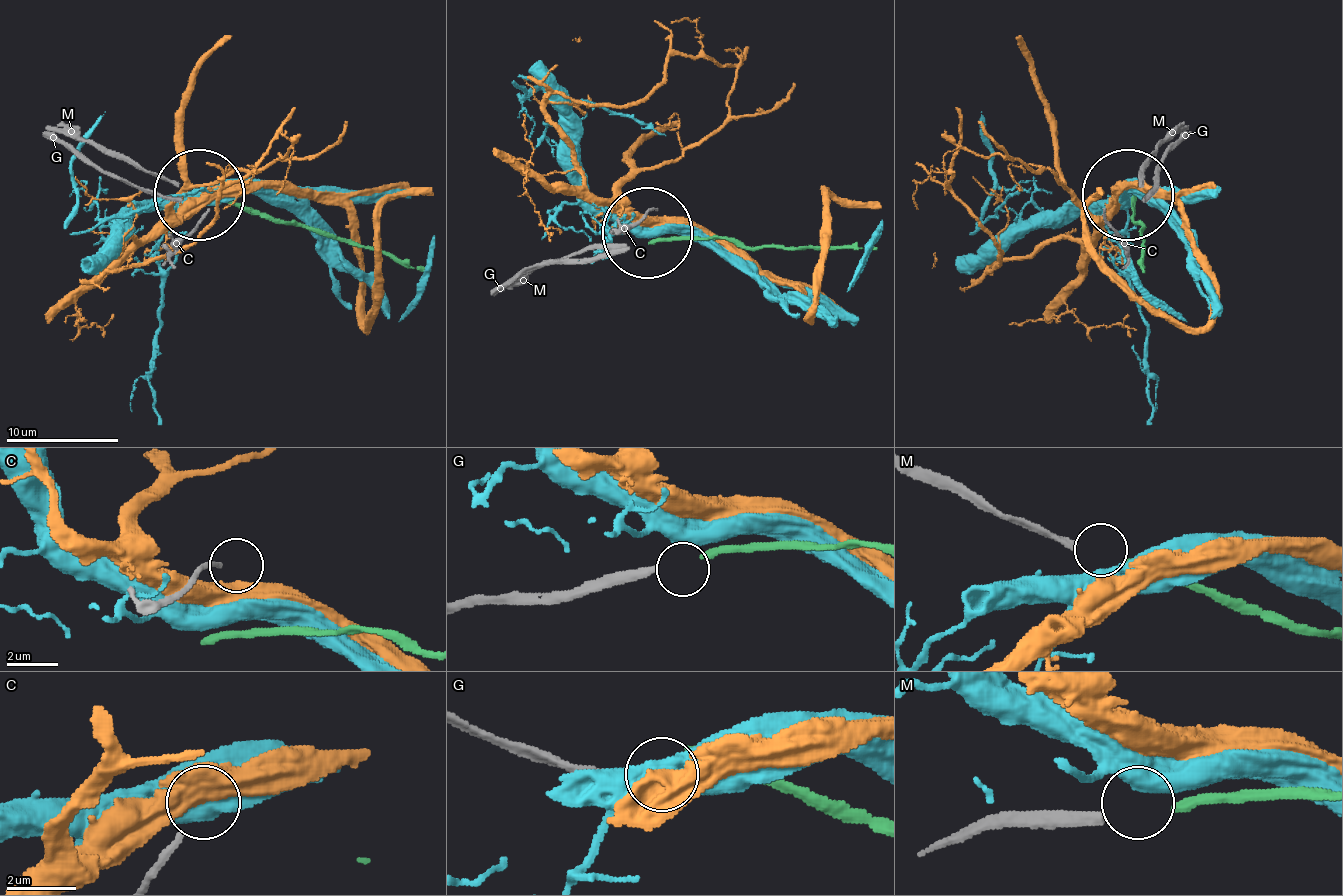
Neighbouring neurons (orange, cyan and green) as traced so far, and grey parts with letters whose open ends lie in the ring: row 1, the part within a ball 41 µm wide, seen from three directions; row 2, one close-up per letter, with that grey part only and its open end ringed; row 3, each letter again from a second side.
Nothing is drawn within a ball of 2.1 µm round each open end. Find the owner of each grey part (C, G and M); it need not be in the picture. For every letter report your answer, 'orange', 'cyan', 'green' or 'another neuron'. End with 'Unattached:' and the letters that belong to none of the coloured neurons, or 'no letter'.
C: another neuron
G: another neuron
M: green
Unattached: C, G

